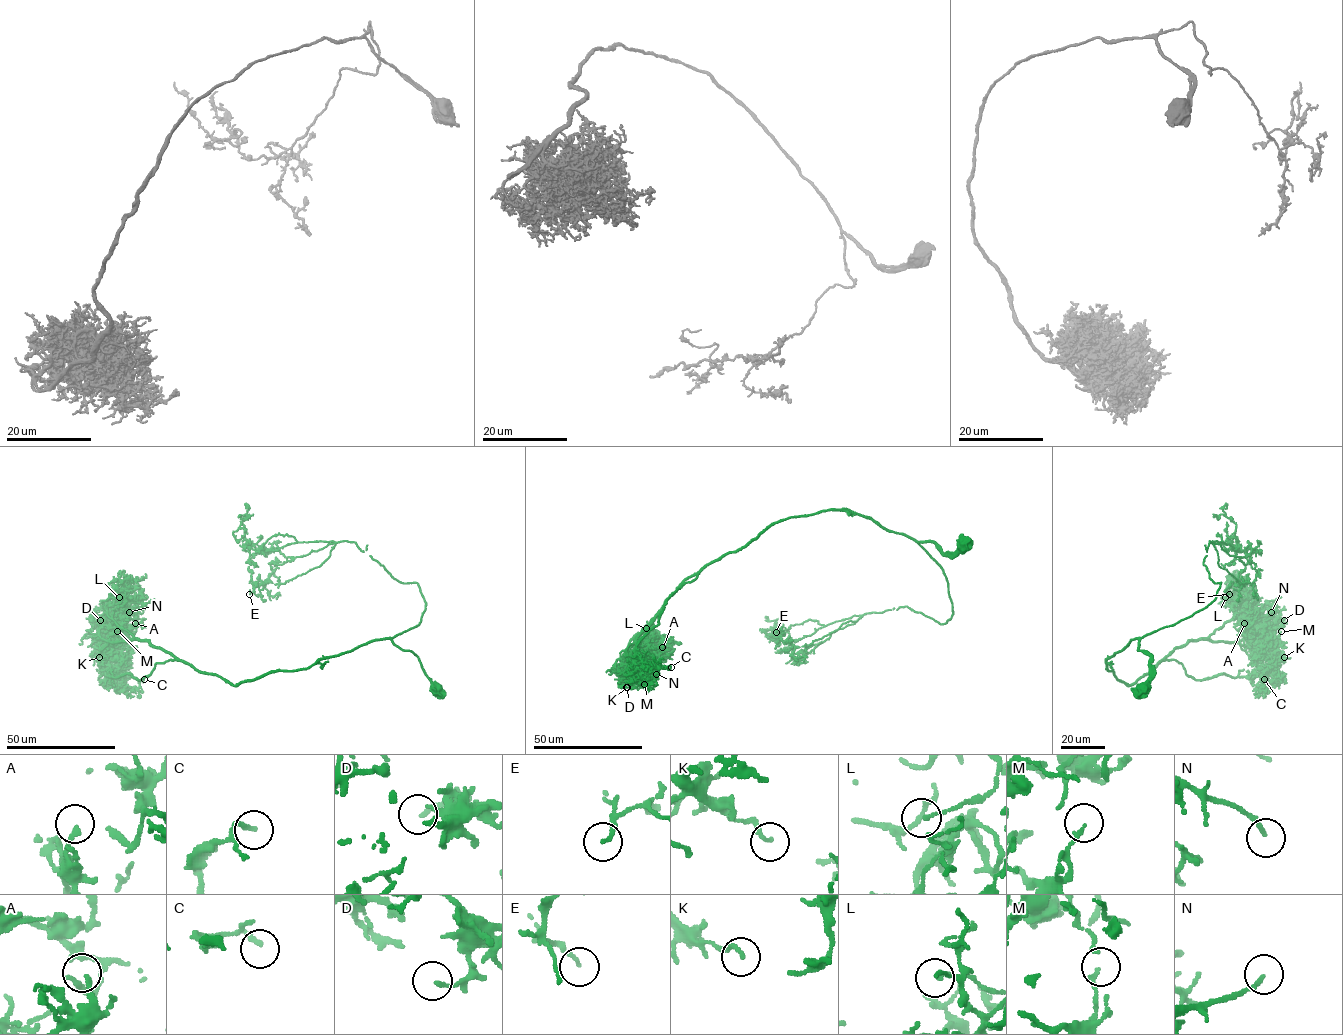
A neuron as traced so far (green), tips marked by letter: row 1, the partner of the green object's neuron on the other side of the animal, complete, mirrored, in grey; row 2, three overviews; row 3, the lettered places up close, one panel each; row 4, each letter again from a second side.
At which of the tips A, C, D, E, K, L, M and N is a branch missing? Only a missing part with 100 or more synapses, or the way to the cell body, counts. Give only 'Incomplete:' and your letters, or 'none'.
Incomplete: N

